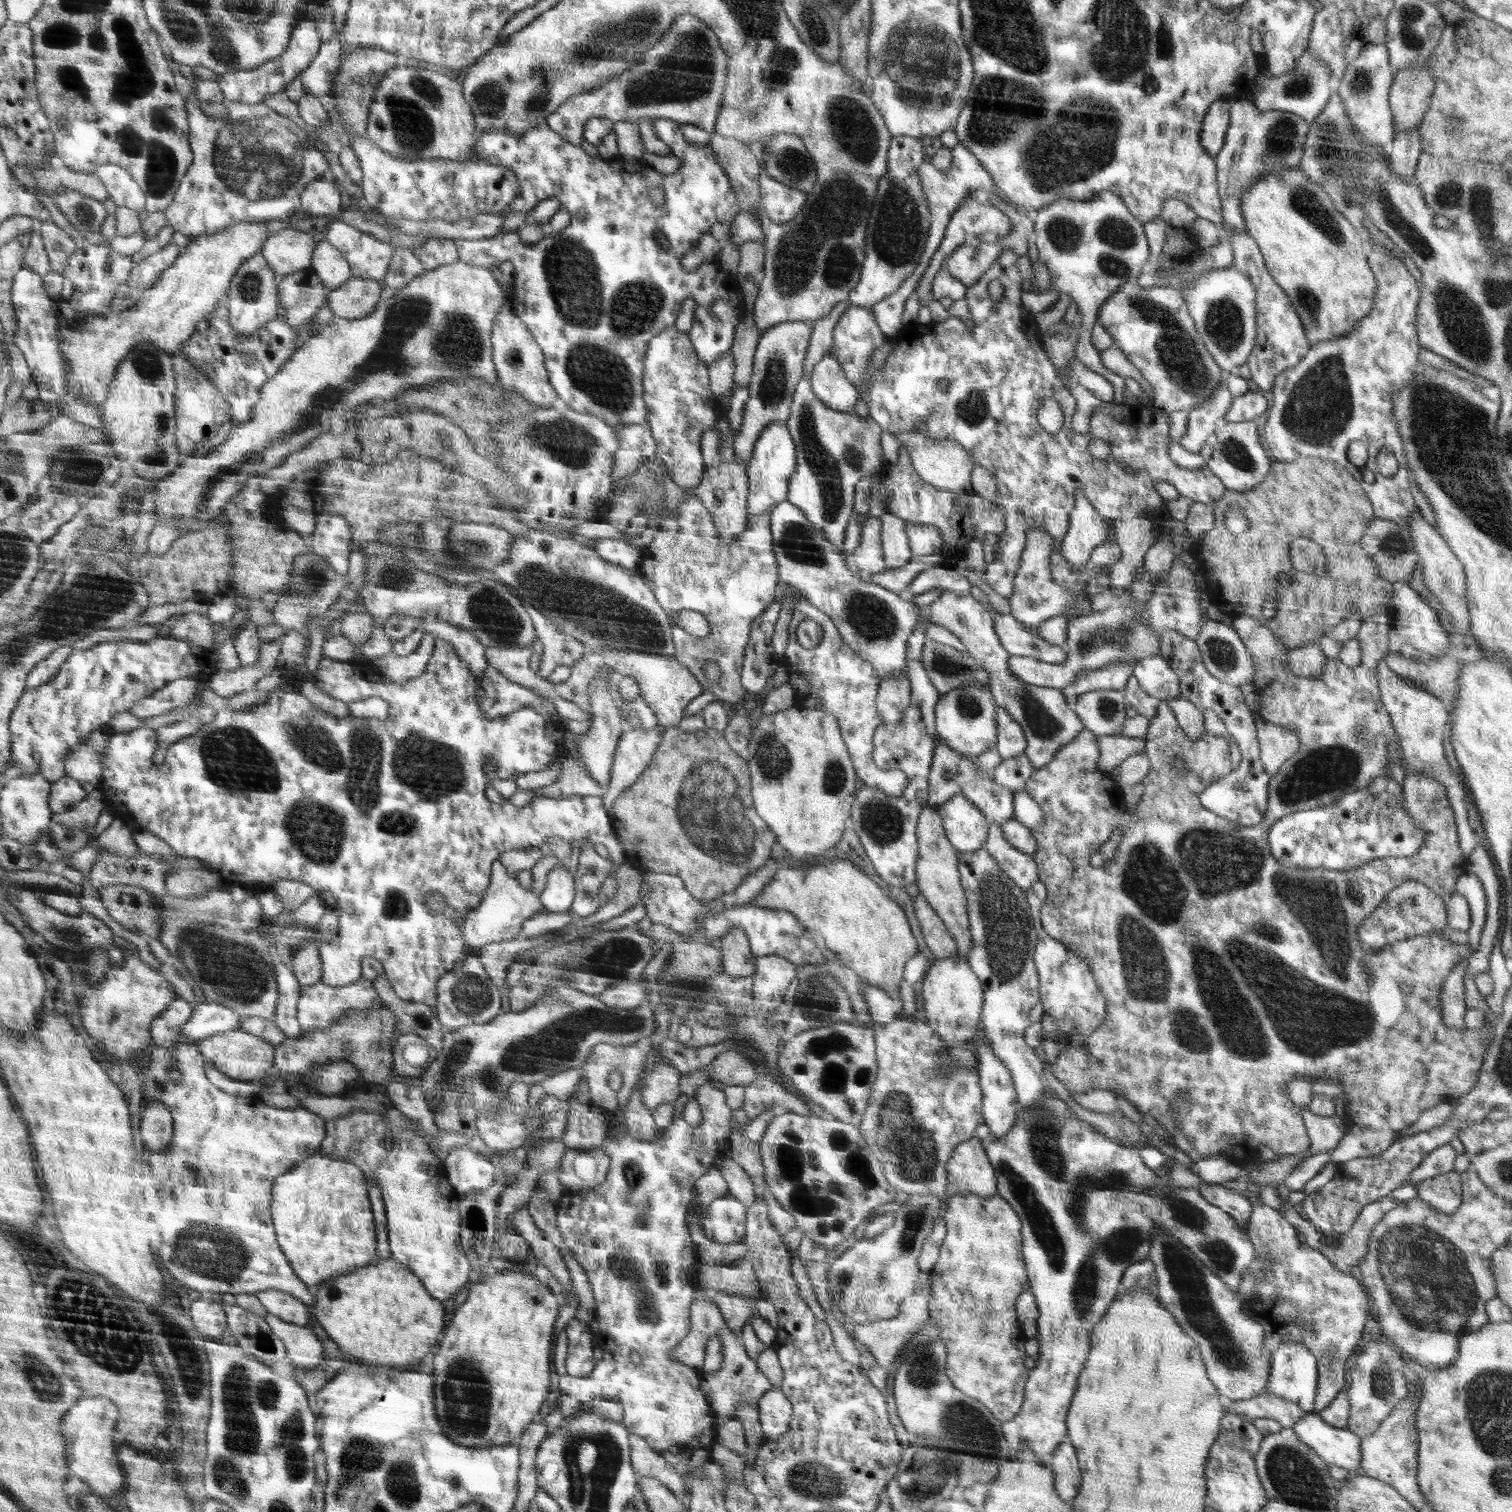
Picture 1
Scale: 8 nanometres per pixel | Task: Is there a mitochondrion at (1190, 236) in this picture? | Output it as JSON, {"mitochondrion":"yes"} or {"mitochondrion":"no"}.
{"mitochondrion":"no"}

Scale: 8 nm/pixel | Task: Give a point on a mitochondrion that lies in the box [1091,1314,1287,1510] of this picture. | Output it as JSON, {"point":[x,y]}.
{"point":[1236,1468]}

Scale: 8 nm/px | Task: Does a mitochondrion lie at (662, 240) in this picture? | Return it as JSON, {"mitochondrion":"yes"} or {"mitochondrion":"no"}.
{"mitochondrion":"yes"}

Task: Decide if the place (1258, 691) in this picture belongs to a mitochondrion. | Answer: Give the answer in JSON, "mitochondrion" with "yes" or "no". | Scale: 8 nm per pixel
{"mitochondrion":"no"}

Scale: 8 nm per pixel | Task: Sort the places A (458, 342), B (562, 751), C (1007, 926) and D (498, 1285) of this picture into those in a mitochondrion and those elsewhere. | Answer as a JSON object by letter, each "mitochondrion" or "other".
{"A":"mitochondrion","B":"other","C":"mitochondrion","D":"other"}

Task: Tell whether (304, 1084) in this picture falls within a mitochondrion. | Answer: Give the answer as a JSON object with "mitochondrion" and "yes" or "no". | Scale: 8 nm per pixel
{"mitochondrion":"no"}

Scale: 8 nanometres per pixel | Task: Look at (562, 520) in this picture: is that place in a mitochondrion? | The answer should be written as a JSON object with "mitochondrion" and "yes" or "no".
{"mitochondrion":"no"}

